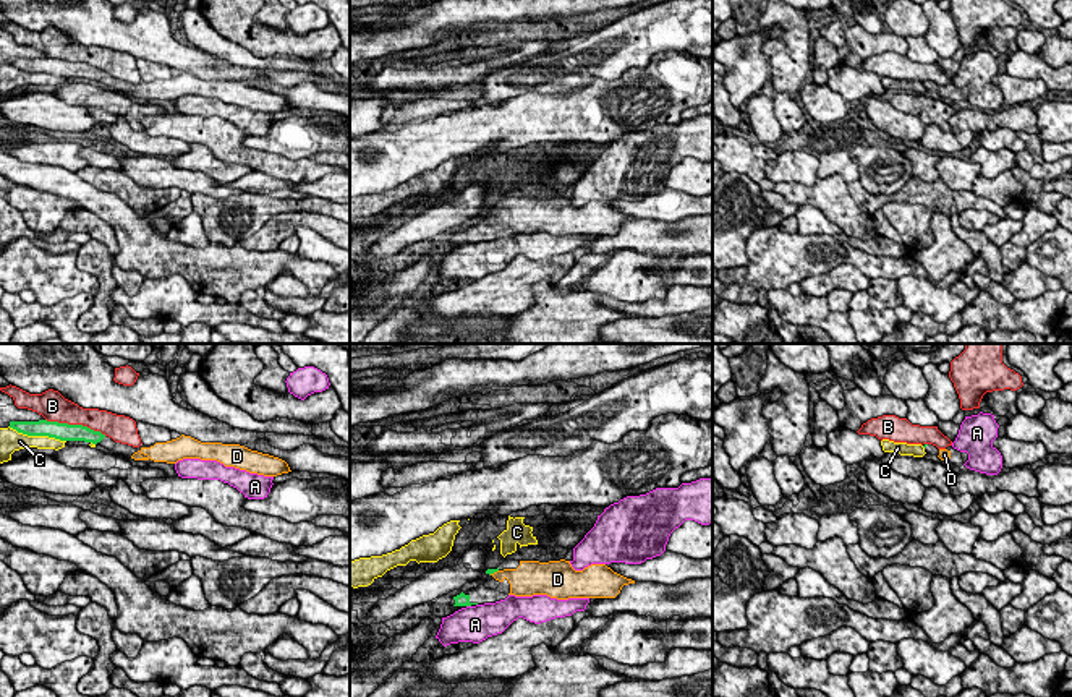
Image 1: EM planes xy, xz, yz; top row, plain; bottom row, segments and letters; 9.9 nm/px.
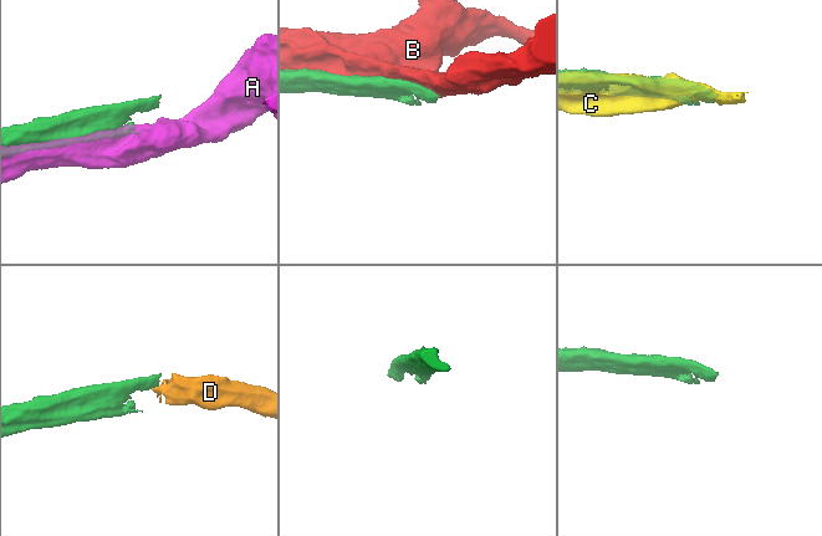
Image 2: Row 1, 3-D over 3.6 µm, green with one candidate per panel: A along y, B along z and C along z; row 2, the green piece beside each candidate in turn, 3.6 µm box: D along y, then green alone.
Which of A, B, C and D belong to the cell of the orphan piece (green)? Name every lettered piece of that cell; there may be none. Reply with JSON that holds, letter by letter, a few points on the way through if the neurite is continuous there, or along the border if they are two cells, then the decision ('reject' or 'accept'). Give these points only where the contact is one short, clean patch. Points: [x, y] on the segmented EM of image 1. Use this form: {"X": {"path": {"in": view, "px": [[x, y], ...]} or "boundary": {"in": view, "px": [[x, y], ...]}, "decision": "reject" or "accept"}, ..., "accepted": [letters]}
{"A": {"decision": "reject"}, "B": {"decision": "reject"}, "C": {"decision": "reject"}, "D": {"path": {"in": "xz", "px": [[489, 571], [493, 572], [517, 577]]}, "decision": "accept"}, "accepted": ["D"]}

